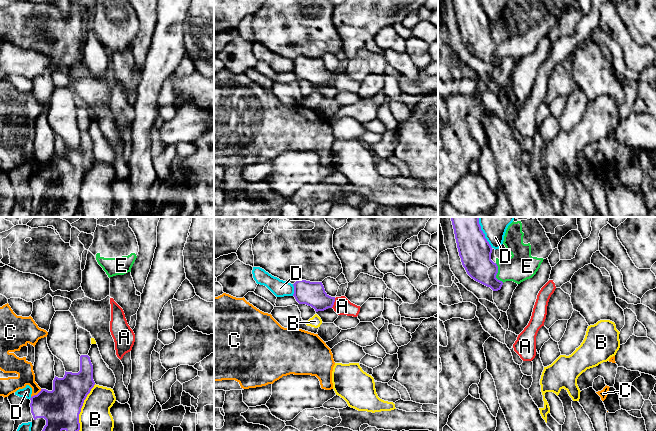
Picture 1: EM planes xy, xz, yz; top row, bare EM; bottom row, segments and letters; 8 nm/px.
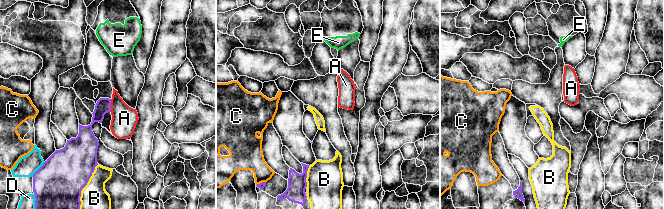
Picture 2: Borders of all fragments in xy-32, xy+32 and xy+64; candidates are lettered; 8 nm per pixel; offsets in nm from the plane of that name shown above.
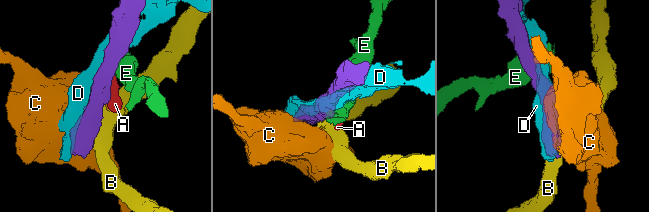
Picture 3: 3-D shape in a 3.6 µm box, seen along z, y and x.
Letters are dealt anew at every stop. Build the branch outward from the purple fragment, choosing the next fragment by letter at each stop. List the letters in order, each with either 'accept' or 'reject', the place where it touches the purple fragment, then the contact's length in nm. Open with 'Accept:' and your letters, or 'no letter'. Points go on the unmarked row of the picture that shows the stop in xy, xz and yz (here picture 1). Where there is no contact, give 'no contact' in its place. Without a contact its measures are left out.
Accept: no letter
A: reject; meets purple in xz at (333, 79); contact 90 nm long
B: reject; meets purple in xy at (81, 183); contact 400 nm long
C: reject; meets purple in xy at (37, 170); contact 110 nm long
D: reject; meets purple in yz at (484, 12); contact 220 nm long
E: reject; meets purple in yz at (496, 50); contact 170 nm long

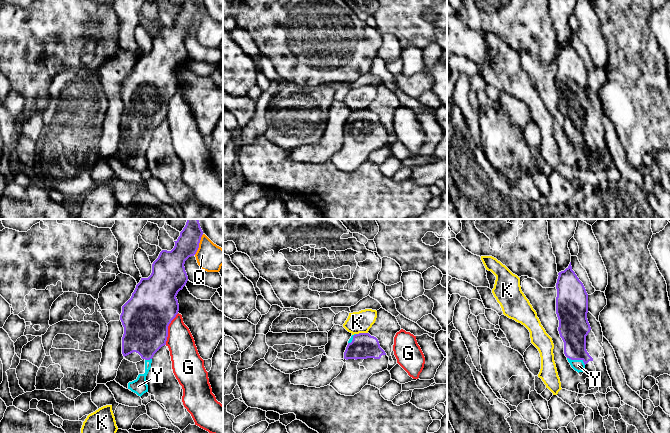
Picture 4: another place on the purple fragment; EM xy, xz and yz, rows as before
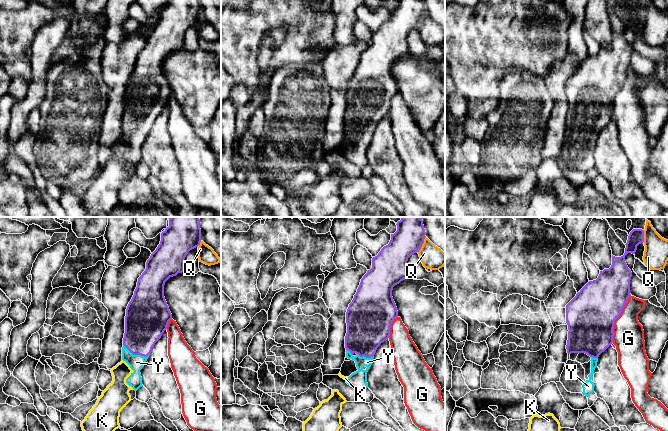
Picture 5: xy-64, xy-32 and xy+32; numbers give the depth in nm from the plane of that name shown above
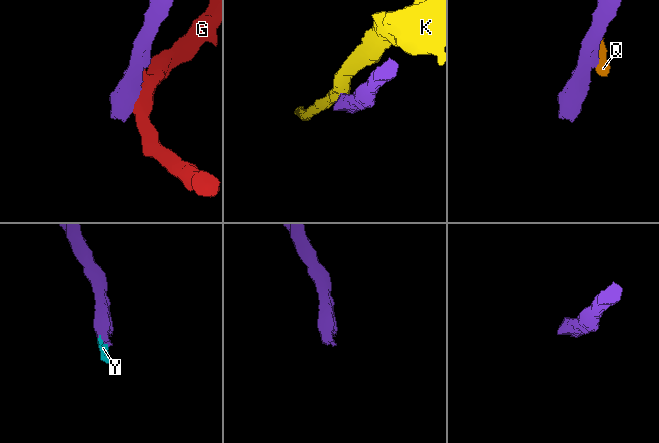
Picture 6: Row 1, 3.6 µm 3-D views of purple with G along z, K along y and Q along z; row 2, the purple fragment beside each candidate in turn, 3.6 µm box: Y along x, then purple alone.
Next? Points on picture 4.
Accept: Y
G: reject; meets purple in xy at (167, 105); contact 280 nm long
K: reject; meets purple in xz at (361, 109); contact 100 nm long
Q: reject; meets purple in xy at (198, 20); contact 180 nm long
Y: accept; meets purple in yz at (576, 135); contact 160 nm long

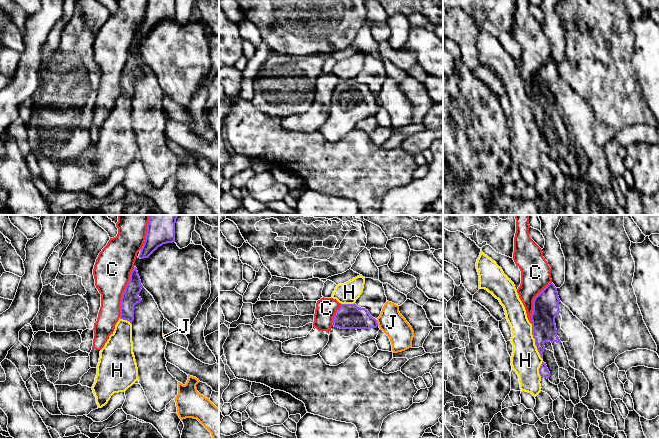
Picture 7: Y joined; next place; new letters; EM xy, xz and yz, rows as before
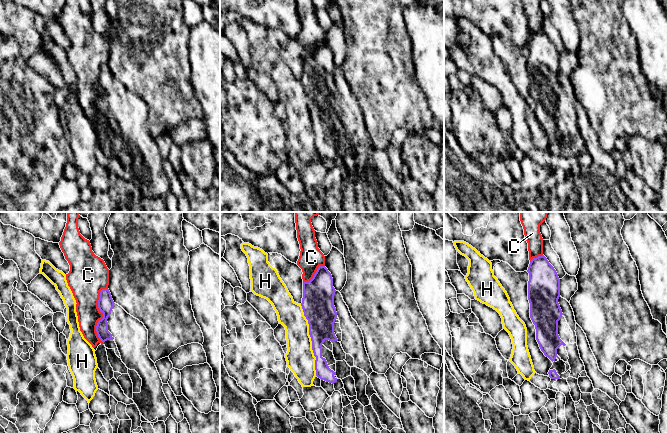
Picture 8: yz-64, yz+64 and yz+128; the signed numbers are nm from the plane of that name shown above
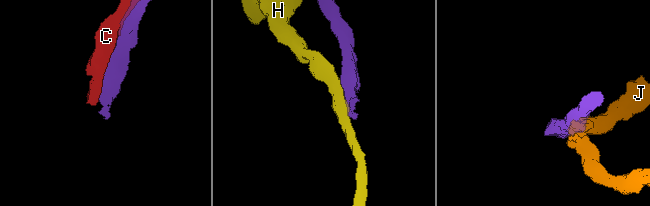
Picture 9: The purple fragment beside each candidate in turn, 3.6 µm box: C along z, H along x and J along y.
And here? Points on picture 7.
Accept: no letter
C: reject; meets purple in xy at (123, 68); contact 420 nm long
H: reject; meets purple in yz at (535, 118); contact 300 nm long
J: reject; meets purple in xz at (377, 99); contact 50 nm long

